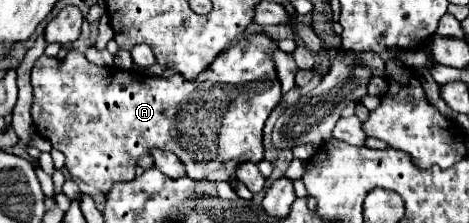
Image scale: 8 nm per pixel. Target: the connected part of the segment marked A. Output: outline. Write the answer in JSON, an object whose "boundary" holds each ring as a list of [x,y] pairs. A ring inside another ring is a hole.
{"boundary":[[[253,32],[253,34],[247,34],[243,36],[235,46],[231,46],[229,50],[225,50],[223,54],[219,54],[213,64],[205,70],[205,74],[201,74],[201,78],[193,80],[193,82],[187,82],[185,78],[181,78],[181,74],[173,74],[173,76],[145,76],[145,74],[137,74],[137,72],[129,72],[129,70],[115,70],[113,66],[95,66],[91,62],[87,62],[87,58],[81,54],[81,52],[75,52],[71,50],[63,60],[59,58],[51,58],[51,56],[41,56],[33,70],[31,70],[31,86],[33,86],[33,104],[31,104],[31,116],[33,116],[33,124],[35,124],[35,130],[39,136],[47,138],[53,148],[61,150],[65,154],[65,168],[73,174],[73,178],[79,178],[81,182],[89,184],[89,186],[95,186],[97,190],[101,190],[103,194],[107,194],[113,184],[117,182],[129,182],[135,178],[135,169],[137,168],[137,160],[143,155],[148,155],[151,148],[161,148],[161,150],[171,150],[175,156],[181,158],[181,162],[185,164],[187,168],[187,174],[195,180],[225,180],[229,182],[233,178],[233,172],[235,168],[229,168],[229,166],[235,166],[235,164],[241,164],[241,162],[259,162],[263,158],[263,124],[265,120],[269,118],[271,110],[279,104],[281,100],[281,82],[277,78],[277,70],[275,70],[275,62],[273,62],[273,54],[275,50],[279,50],[277,46],[277,40],[267,36],[265,32]]]}

